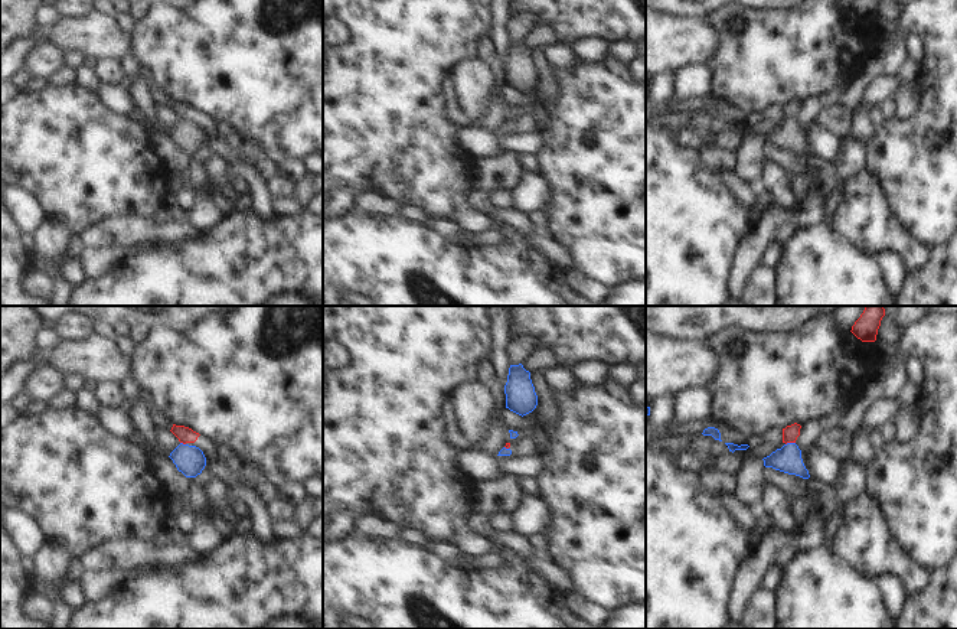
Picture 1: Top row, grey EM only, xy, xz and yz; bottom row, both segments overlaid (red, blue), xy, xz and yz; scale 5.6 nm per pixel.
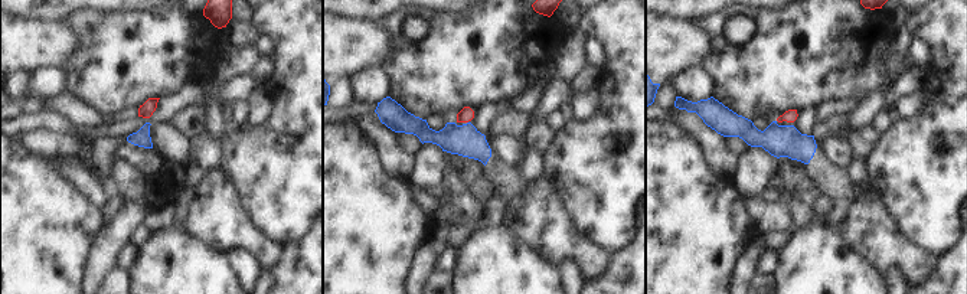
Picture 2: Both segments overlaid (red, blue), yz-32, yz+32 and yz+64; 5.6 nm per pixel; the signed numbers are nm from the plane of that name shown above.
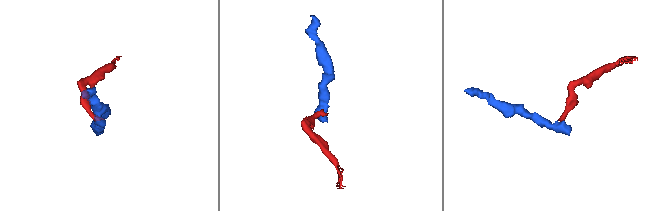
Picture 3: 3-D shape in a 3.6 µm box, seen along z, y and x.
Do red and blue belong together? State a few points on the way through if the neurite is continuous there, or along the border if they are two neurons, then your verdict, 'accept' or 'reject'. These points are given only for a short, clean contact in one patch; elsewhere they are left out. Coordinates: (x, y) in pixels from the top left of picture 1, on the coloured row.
border yz (794, 442), (786, 445); reject

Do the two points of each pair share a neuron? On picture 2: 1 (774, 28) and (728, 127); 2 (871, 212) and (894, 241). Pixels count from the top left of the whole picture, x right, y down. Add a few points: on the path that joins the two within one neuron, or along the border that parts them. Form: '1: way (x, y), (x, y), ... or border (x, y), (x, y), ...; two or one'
1: border (712, 97), (751, 121); two
2: way (872, 219), (887, 234); one

